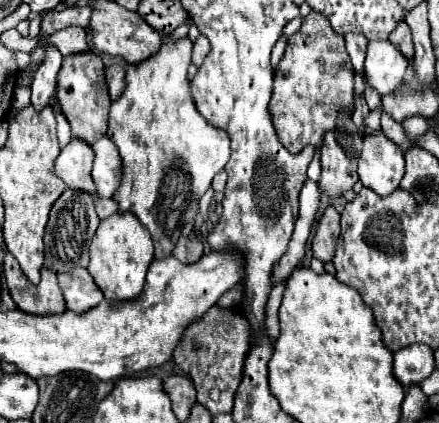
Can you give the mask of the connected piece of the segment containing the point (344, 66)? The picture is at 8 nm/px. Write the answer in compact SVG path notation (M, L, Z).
M311 11L303 19L301 29L289 39L285 55L275 69L273 97L271 97L269 111L273 117L277 137L283 143L283 147L289 149L291 153L299 153L305 145L321 147L321 135L325 131L333 129L333 123L335 123L339 109L353 111L353 67L351 67L351 59L345 51L343 35L337 35L329 27L329 21L323 15L317 15Z

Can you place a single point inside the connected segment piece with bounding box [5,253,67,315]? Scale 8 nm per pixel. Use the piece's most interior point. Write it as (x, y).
(47, 299)

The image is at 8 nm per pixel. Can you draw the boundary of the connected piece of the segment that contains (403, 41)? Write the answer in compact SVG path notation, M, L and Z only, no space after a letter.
M403 21L397 25L397 29L389 35L389 41L411 61L413 59L413 41L411 41L411 31L409 25Z

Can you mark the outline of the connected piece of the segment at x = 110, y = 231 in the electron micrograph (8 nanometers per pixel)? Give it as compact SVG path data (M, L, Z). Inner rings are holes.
M111 215L101 221L97 233L89 245L89 265L87 271L93 277L95 285L103 291L107 301L131 301L137 299L143 291L145 273L153 261L153 243L145 235L145 227L133 219L133 215Z

